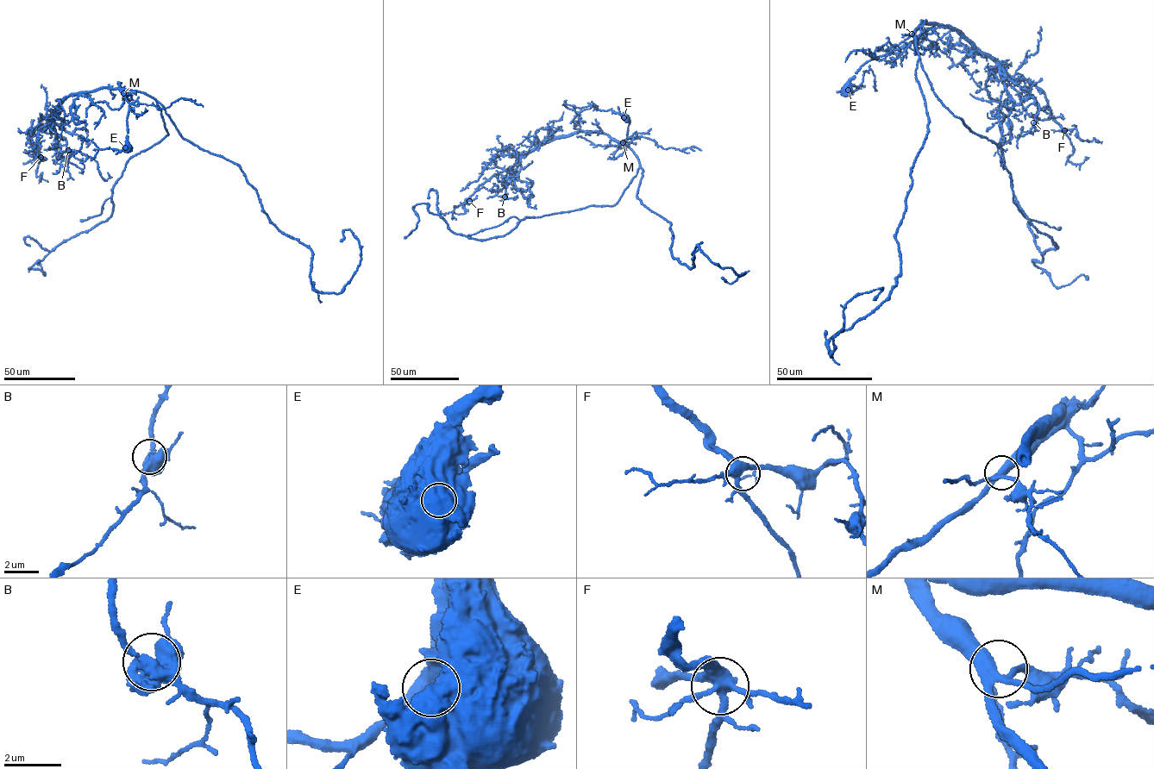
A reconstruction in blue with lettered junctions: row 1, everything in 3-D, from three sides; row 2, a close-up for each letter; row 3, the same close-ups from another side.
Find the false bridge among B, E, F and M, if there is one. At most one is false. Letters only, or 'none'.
E

